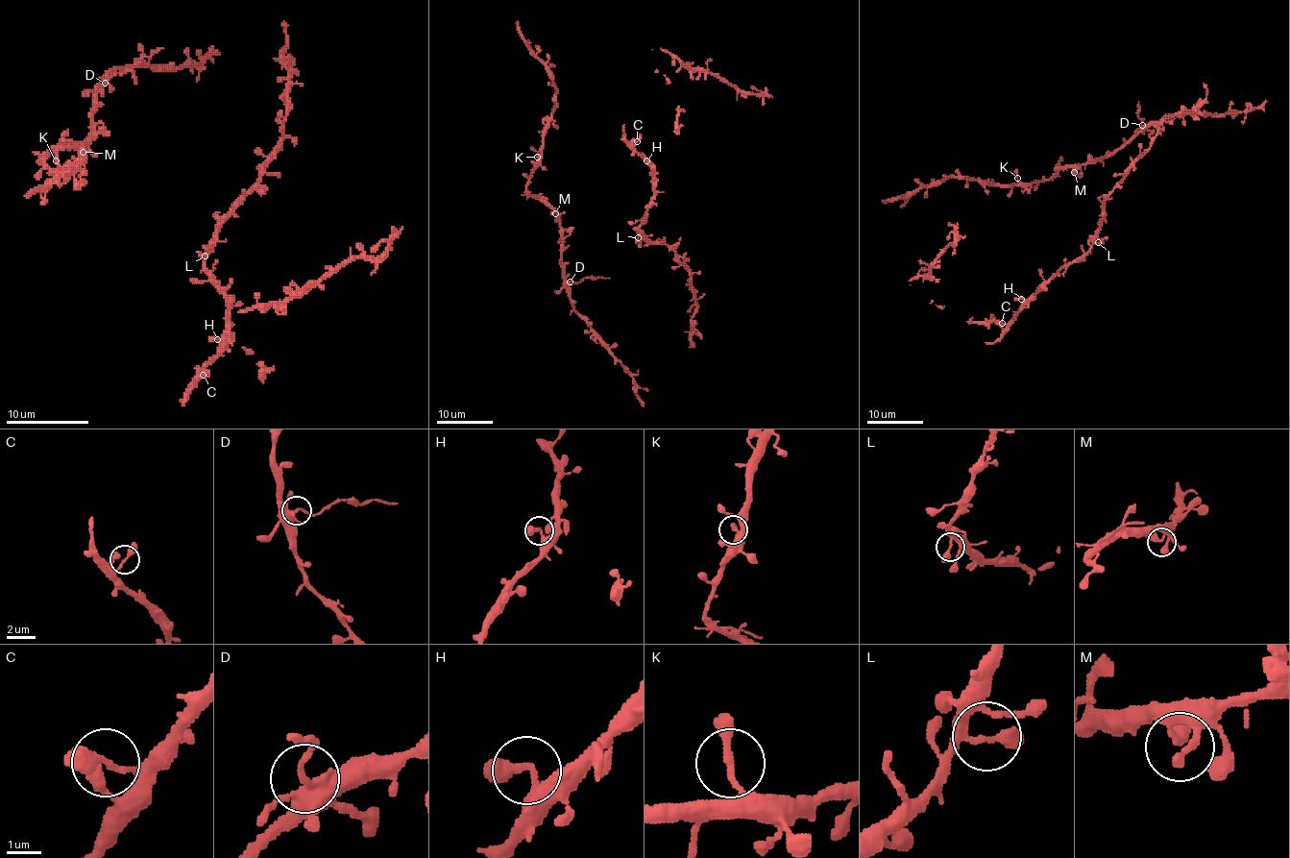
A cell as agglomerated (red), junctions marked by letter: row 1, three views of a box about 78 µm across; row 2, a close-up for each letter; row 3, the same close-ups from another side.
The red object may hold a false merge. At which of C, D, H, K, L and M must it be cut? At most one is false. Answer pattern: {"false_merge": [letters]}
{"false_merge": ["D"]}

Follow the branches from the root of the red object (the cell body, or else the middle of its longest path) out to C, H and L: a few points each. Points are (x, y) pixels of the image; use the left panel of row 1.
C: (290, 77), (283, 139), (265, 173), (222, 225), (205, 260), (228, 304), (228, 343), (199, 377), (203, 375)
H: (290, 77), (283, 139), (265, 173), (222, 225), (205, 260), (228, 302), (228, 337), (222, 343), (217, 339)
L: (290, 77), (283, 139), (272, 154), (265, 173), (222, 225), (213, 248), (205, 256)

